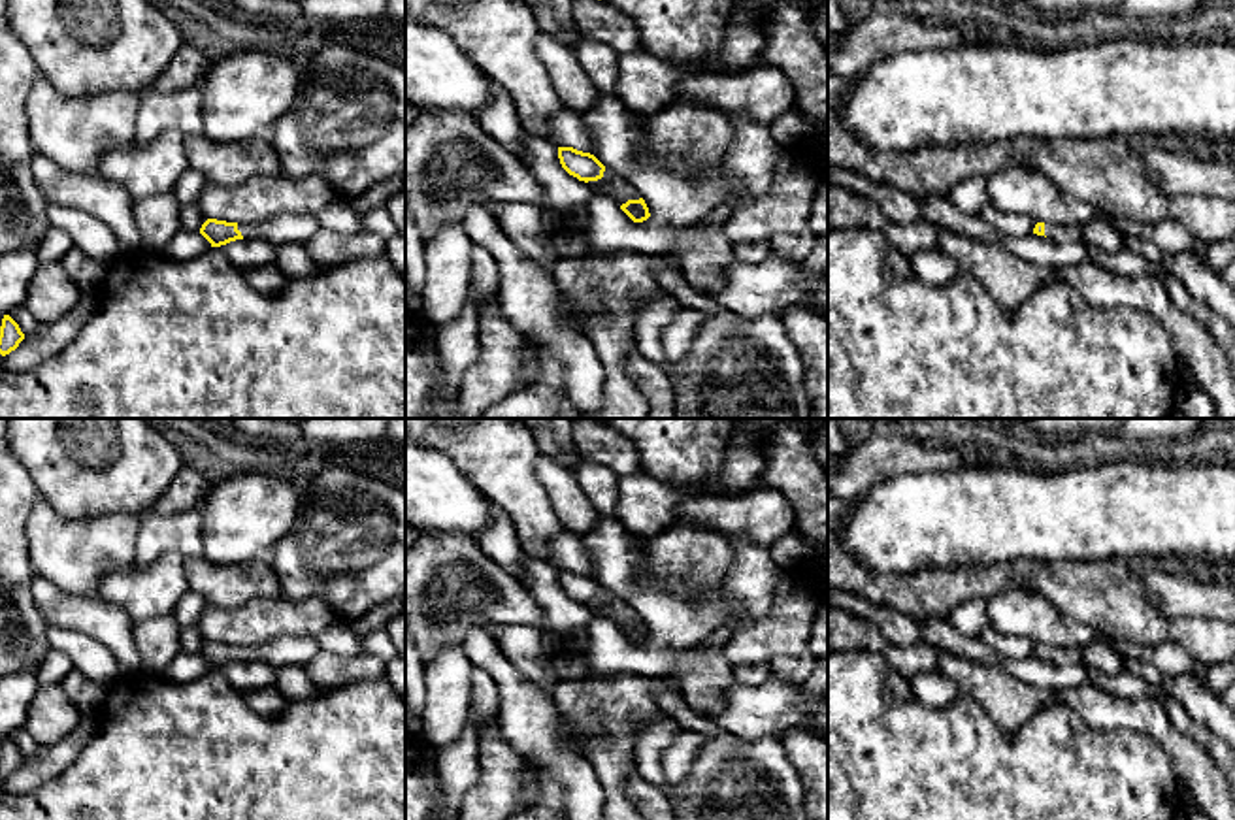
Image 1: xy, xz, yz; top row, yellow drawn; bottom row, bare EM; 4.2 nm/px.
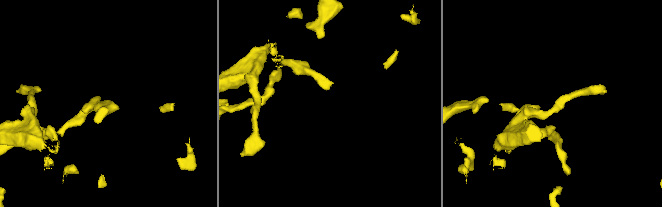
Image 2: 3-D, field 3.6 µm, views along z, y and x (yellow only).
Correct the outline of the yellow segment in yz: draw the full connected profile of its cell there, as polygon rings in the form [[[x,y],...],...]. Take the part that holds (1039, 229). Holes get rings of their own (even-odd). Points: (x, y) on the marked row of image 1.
[[[1037,222],[1033,234],[1046,236],[1058,243],[1084,243],[1080,226]]]

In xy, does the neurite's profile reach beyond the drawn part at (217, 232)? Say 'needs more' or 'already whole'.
needs more

